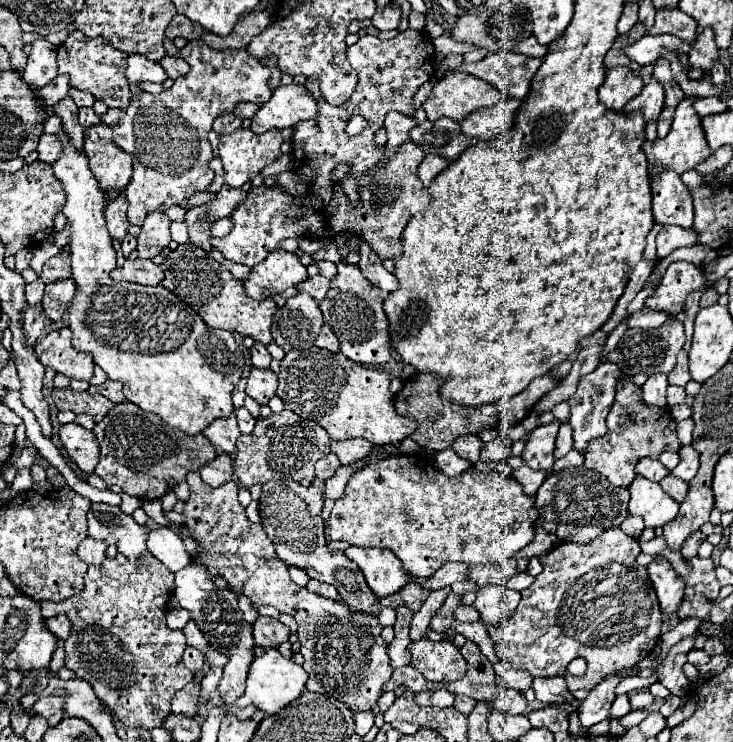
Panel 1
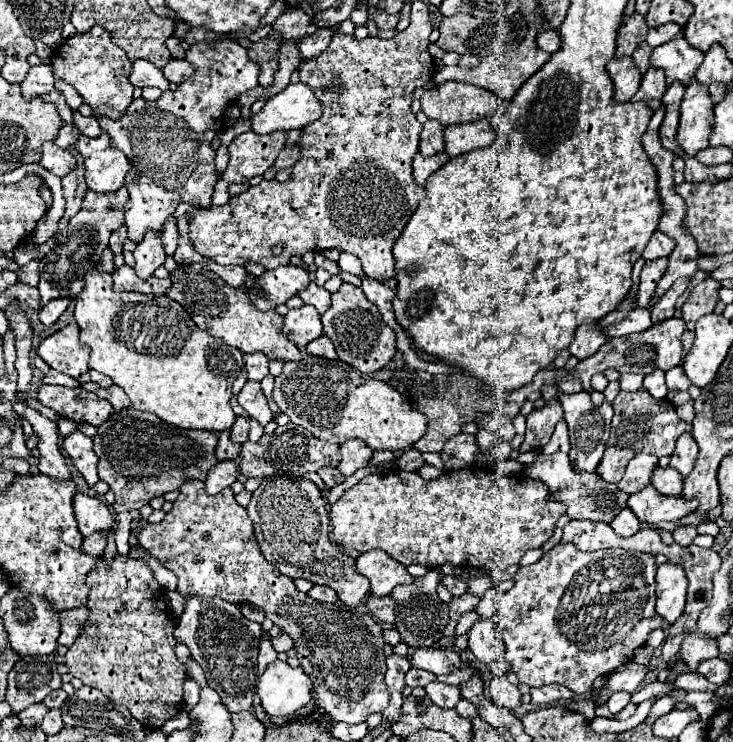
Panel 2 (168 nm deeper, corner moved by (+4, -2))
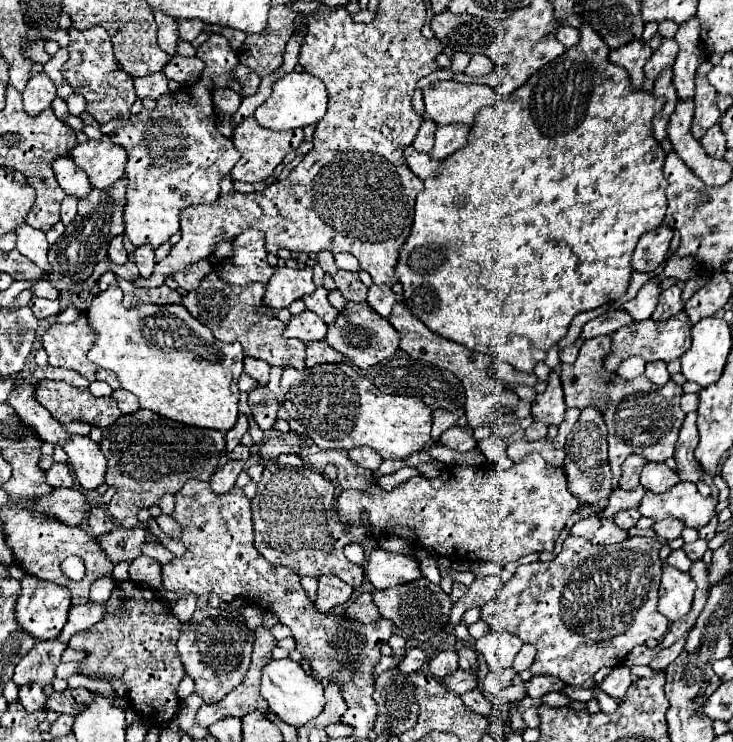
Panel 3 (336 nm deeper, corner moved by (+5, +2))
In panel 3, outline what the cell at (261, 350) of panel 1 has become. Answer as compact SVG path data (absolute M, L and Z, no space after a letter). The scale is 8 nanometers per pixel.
M246 358L244 360L244 372L250 374L258 386L266 386L268 384L268 374L270 374L270 366L264 364L262 360L256 360L256 358Z

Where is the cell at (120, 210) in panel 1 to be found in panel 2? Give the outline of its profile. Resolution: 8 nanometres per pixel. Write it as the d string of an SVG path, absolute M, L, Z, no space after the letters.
M125 226L117 228L117 230L111 234L111 238L109 238L109 246L111 246L113 254L119 254L119 252L123 250L123 242L125 242L125 238L127 238L127 228L125 228Z

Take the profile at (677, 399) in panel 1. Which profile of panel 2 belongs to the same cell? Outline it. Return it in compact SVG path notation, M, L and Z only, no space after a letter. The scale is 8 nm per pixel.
M675 366L675 368L671 368L671 370L667 372L667 388L669 388L671 392L687 390L689 386L691 386L691 382L689 382L689 378L685 376L685 372L683 372L681 366Z

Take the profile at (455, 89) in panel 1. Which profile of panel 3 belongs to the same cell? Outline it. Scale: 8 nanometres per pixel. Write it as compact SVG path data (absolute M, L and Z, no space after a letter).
M456 80L432 82L424 90L426 116L438 126L452 122L474 124L476 112L484 106L498 102L498 94L488 86L468 86Z

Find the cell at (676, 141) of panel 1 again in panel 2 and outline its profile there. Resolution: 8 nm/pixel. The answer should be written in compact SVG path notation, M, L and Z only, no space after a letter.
M693 78L691 84L687 86L687 90L685 90L679 112L681 112L681 118L679 118L679 128L677 128L675 142L685 152L685 156L695 156L699 150L709 146L709 128L711 128L711 122L713 122L713 102L711 102L711 96L707 92L707 86L699 84Z

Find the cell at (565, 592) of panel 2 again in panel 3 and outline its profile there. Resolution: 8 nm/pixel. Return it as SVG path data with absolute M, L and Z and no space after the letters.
M568 536L556 560L518 566L516 574L502 586L496 600L482 606L482 620L490 624L492 630L506 630L538 648L530 668L532 674L550 674L564 680L564 684L582 686L600 668L622 664L634 646L644 644L648 638L660 640L668 632L666 616L656 612L662 574L660 548L662 544L658 540L640 536L612 544L612 548L600 548L582 536Z

